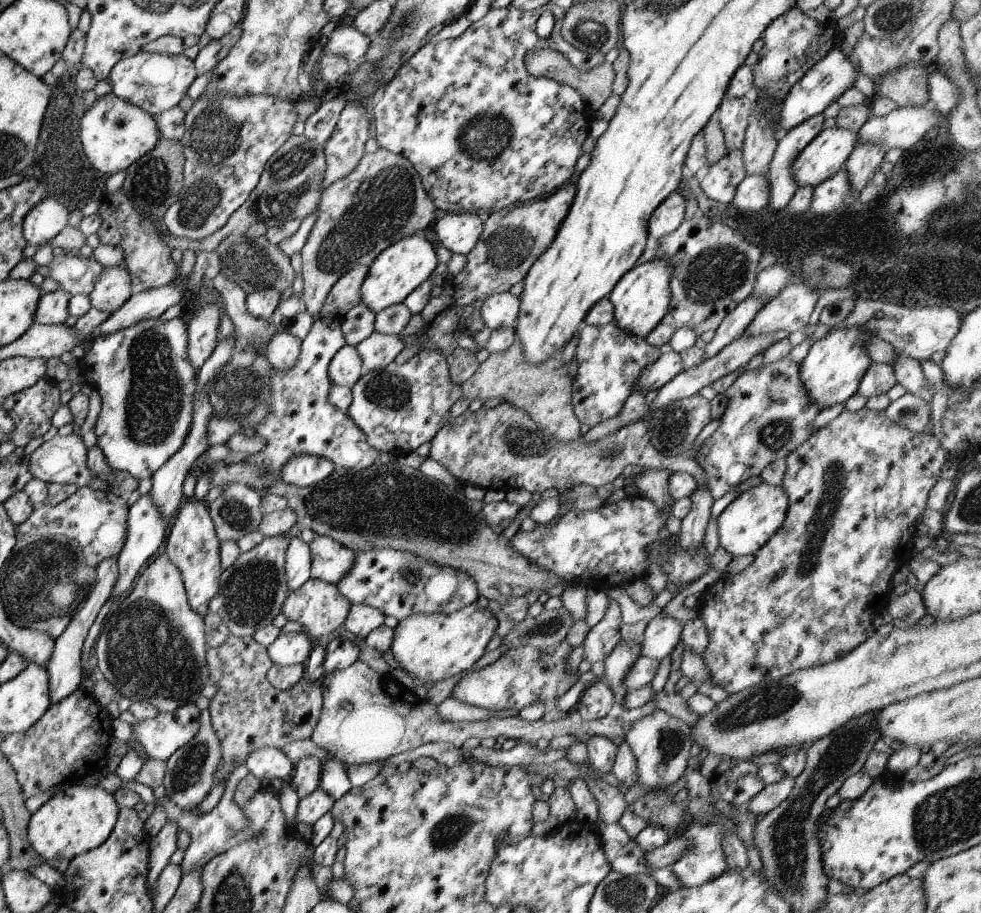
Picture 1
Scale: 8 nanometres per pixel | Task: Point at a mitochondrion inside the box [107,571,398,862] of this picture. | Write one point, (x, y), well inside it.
(187, 771)

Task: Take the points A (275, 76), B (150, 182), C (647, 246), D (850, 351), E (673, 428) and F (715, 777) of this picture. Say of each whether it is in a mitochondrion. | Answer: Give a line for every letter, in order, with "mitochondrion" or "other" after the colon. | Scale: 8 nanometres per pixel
A: other
B: mitochondrion
C: other
D: other
E: mitochondrion
F: other

